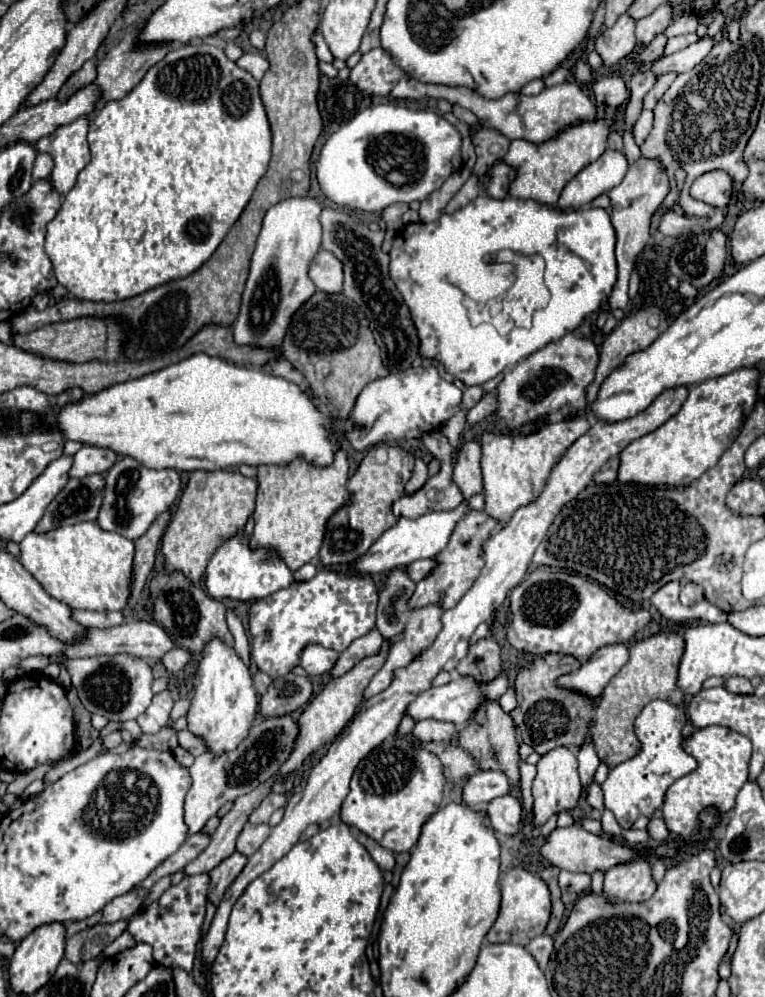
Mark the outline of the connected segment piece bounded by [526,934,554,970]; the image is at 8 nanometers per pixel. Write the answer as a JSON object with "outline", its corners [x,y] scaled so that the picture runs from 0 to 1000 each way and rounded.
{"outline":[[[708,937],[708,939],[701,939],[701,941],[695,941],[695,945],[690,945],[688,947],[688,953],[698,959],[698,963],[703,965],[703,969],[711,973],[714,971],[714,967],[716,967],[716,963],[719,963],[719,957],[722,957],[722,941],[719,939],[714,939],[714,937]]]}

